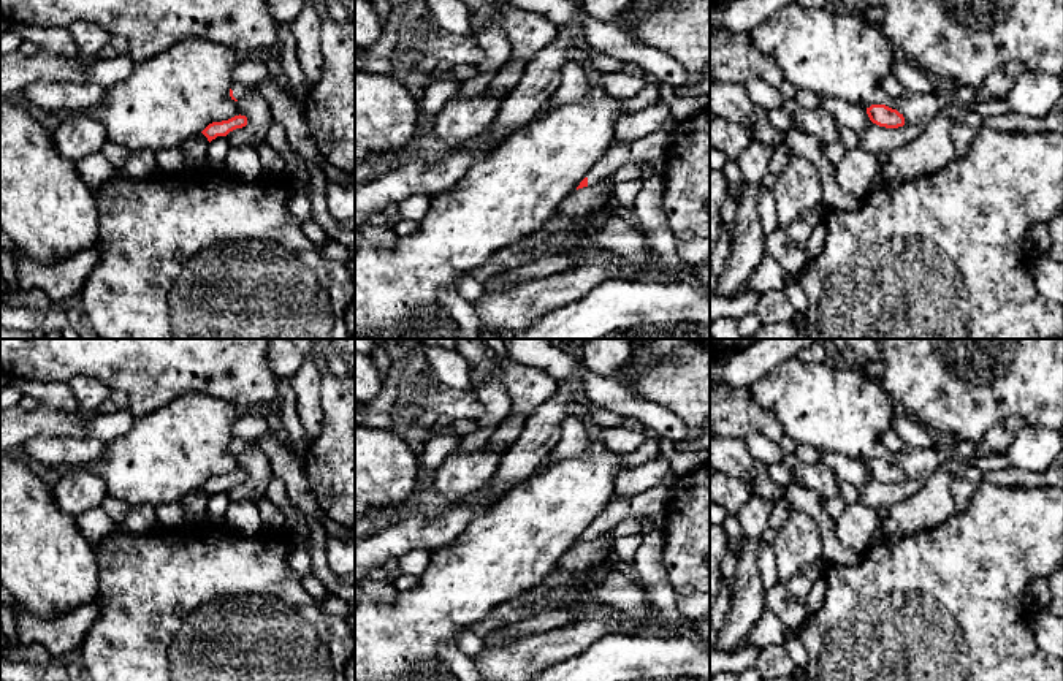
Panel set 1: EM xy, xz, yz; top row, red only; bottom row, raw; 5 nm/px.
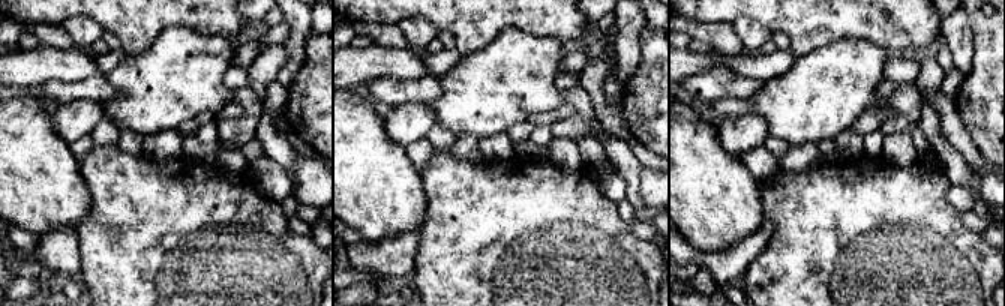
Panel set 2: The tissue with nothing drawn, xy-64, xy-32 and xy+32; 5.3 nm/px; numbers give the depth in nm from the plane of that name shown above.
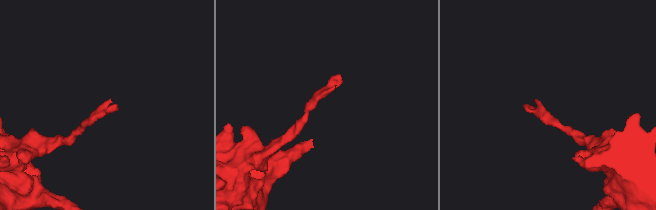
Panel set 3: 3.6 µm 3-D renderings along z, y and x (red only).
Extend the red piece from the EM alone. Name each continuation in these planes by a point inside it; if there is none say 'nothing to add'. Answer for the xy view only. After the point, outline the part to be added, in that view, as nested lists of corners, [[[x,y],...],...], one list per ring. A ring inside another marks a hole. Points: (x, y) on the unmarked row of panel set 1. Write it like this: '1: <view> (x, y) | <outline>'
1: xy (240, 445) | [[[233,437],[231,445],[233,445],[233,451],[236,455],[241,455],[244,450],[247,450],[249,447],[255,445],[257,442],[247,442],[247,440],[241,440]]]

